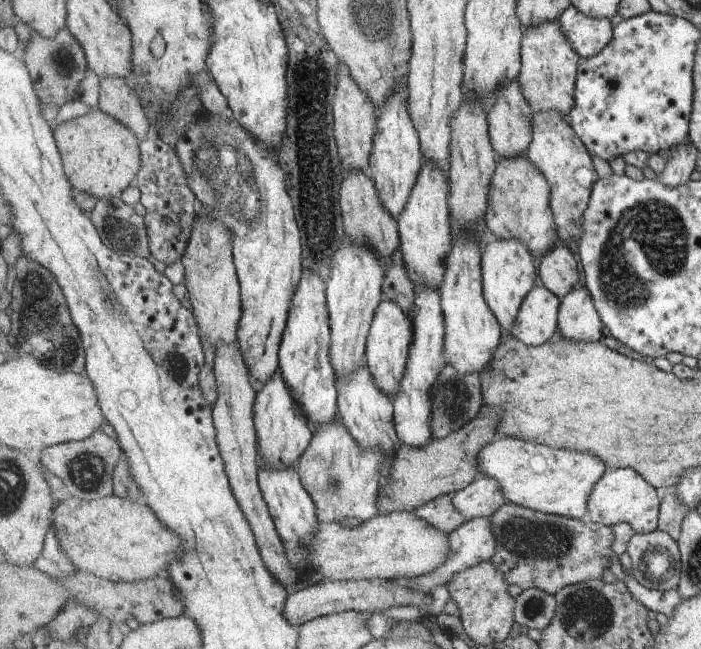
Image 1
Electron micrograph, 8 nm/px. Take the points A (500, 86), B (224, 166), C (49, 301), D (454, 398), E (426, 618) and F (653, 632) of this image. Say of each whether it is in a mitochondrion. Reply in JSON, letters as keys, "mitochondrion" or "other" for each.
{"A":"other","B":"mitochondrion","C":"mitochondrion","D":"mitochondrion","E":"other","F":"other"}

